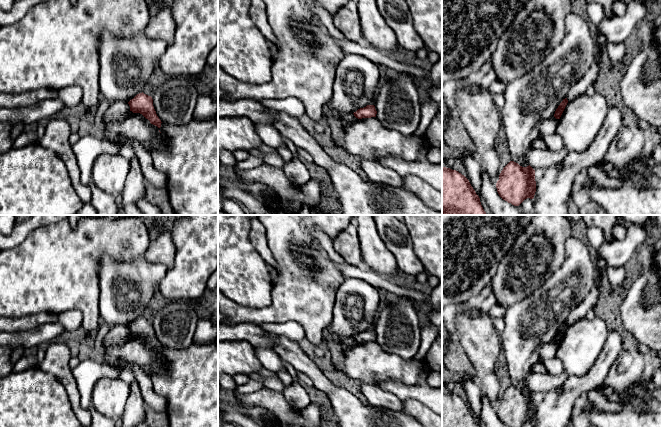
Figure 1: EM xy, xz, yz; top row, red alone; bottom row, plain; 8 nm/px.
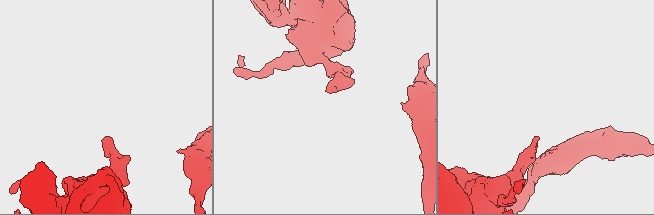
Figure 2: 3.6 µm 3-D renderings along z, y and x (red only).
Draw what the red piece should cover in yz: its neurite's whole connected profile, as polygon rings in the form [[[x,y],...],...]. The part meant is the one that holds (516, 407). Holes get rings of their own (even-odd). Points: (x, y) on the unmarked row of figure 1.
[[[510,385],[501,395],[496,407],[499,420],[508,427],[533,423],[536,416],[535,394]]]

